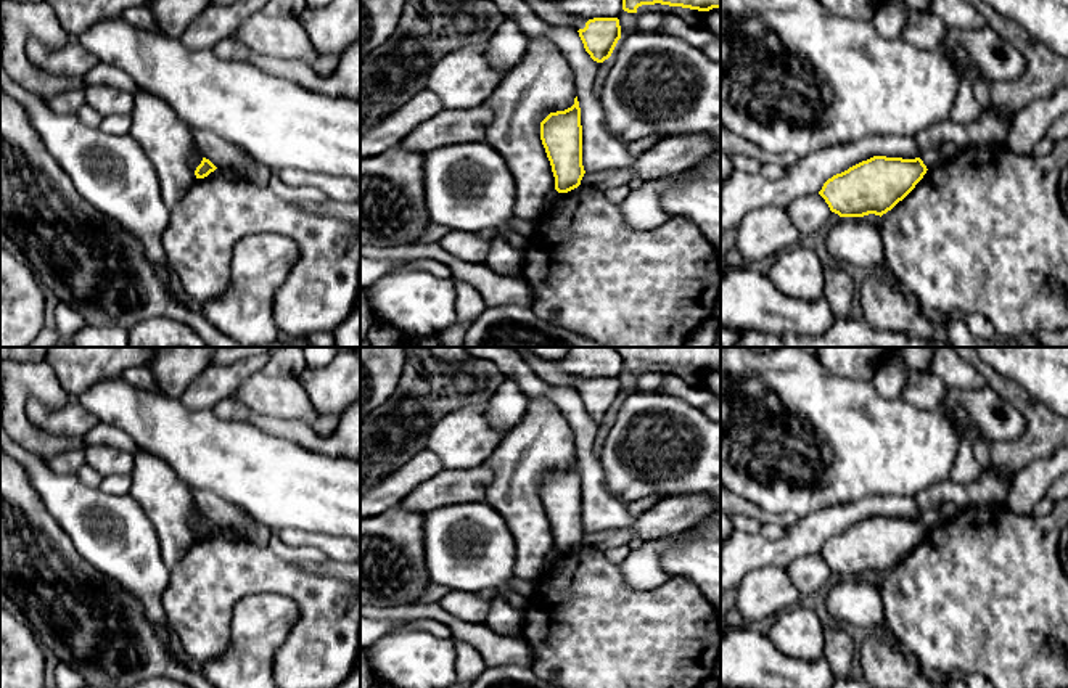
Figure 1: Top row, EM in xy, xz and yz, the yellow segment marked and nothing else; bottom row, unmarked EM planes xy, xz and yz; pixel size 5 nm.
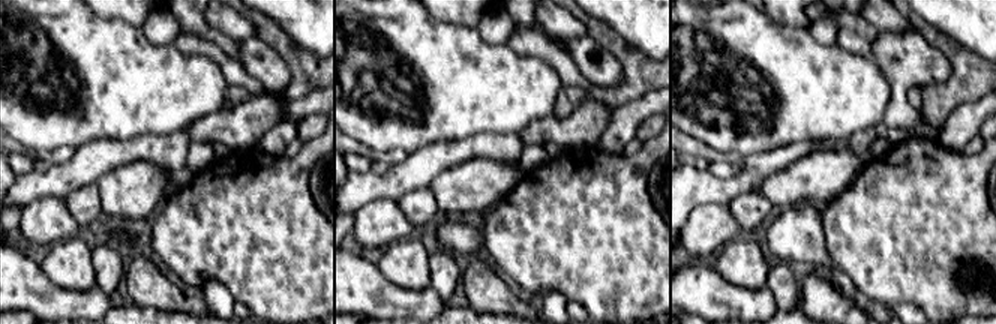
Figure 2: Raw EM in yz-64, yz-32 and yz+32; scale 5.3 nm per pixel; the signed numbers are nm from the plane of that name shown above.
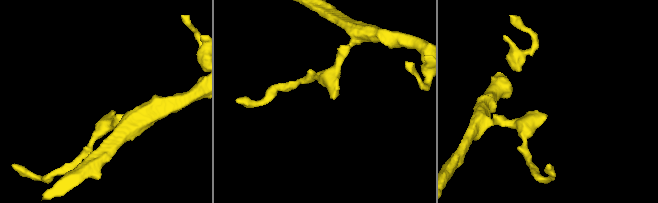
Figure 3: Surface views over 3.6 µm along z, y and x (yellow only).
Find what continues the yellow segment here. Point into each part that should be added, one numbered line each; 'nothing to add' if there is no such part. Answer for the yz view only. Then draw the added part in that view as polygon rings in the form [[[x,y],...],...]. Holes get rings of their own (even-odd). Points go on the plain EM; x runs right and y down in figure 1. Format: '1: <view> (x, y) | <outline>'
nothing to add

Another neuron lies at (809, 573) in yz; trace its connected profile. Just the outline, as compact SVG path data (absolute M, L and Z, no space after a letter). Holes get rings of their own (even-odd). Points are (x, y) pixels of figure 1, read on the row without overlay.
M819 553L795 559L785 571L804 600L820 590L832 574Z

